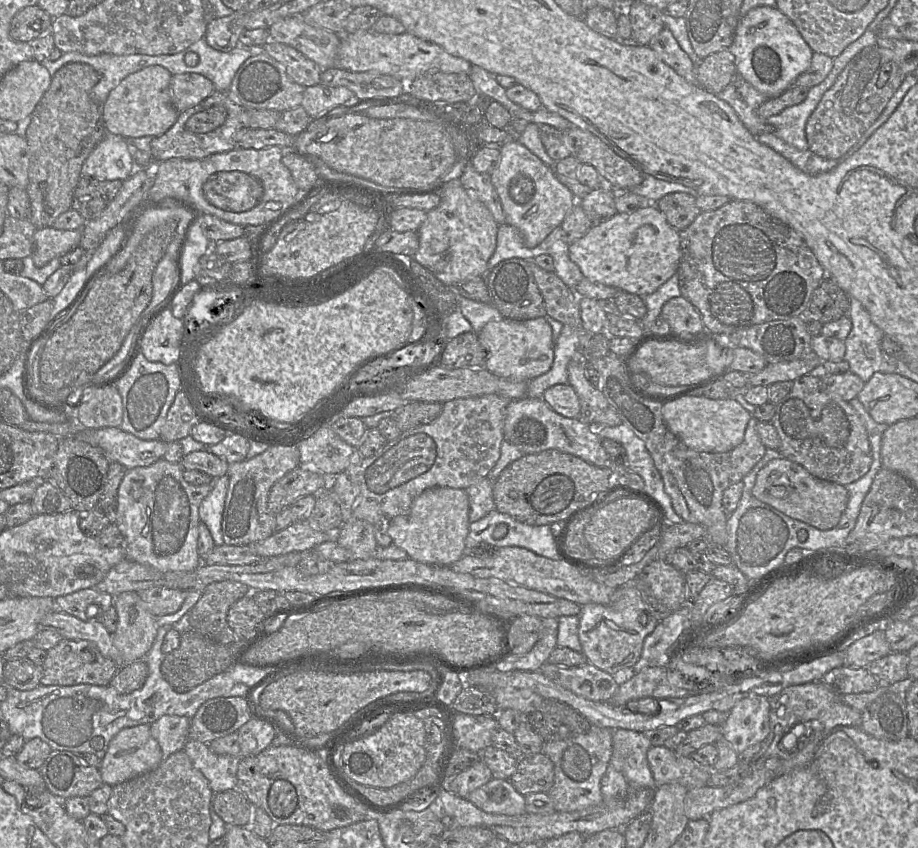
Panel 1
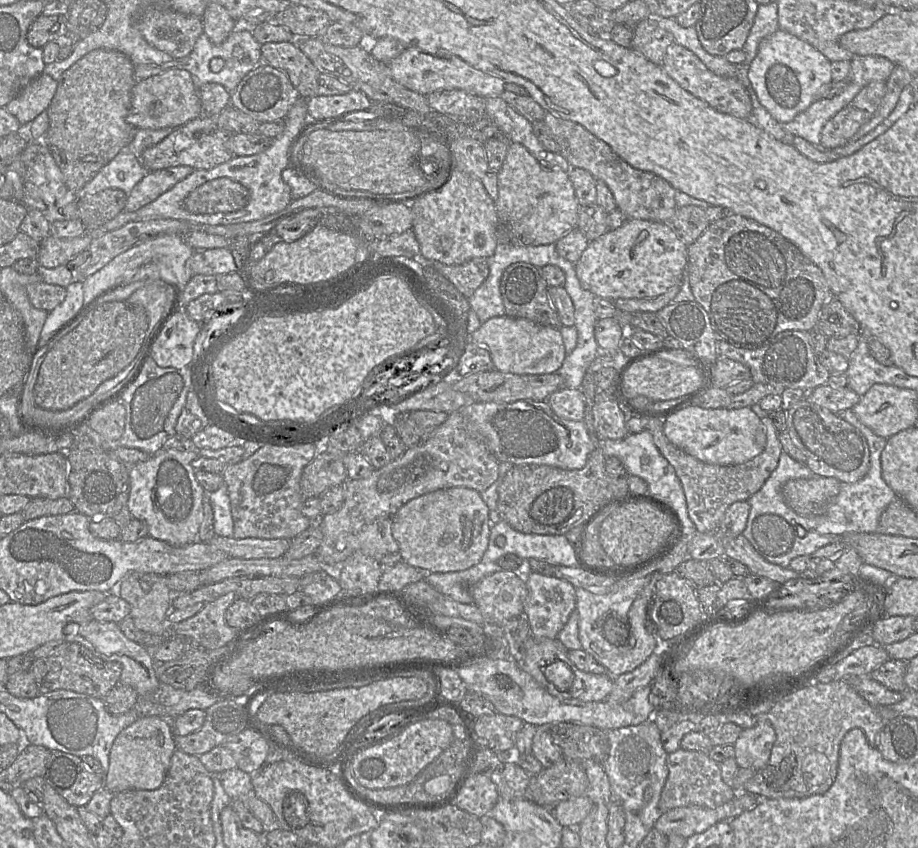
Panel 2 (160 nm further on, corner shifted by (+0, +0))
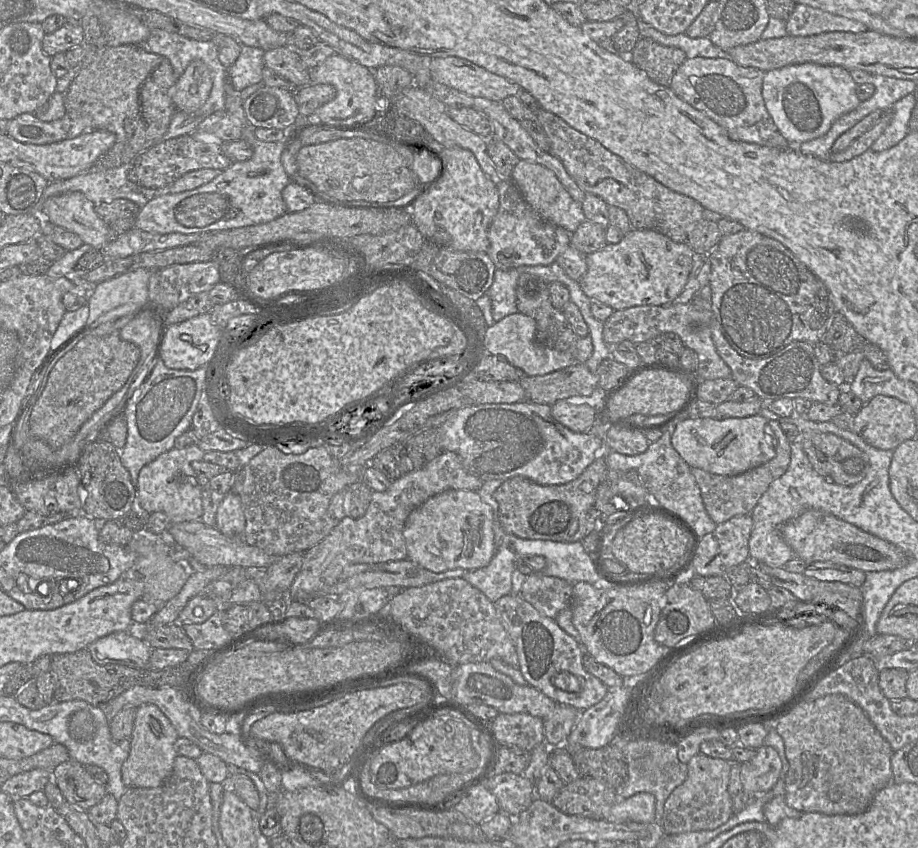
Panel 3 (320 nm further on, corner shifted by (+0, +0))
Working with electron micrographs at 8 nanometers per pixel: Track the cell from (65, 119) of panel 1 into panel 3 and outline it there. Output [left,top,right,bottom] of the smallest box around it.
[64,45,179,169]

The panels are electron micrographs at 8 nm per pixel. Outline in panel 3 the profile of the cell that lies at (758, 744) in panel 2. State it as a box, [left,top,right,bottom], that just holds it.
[741,746,782,797]

